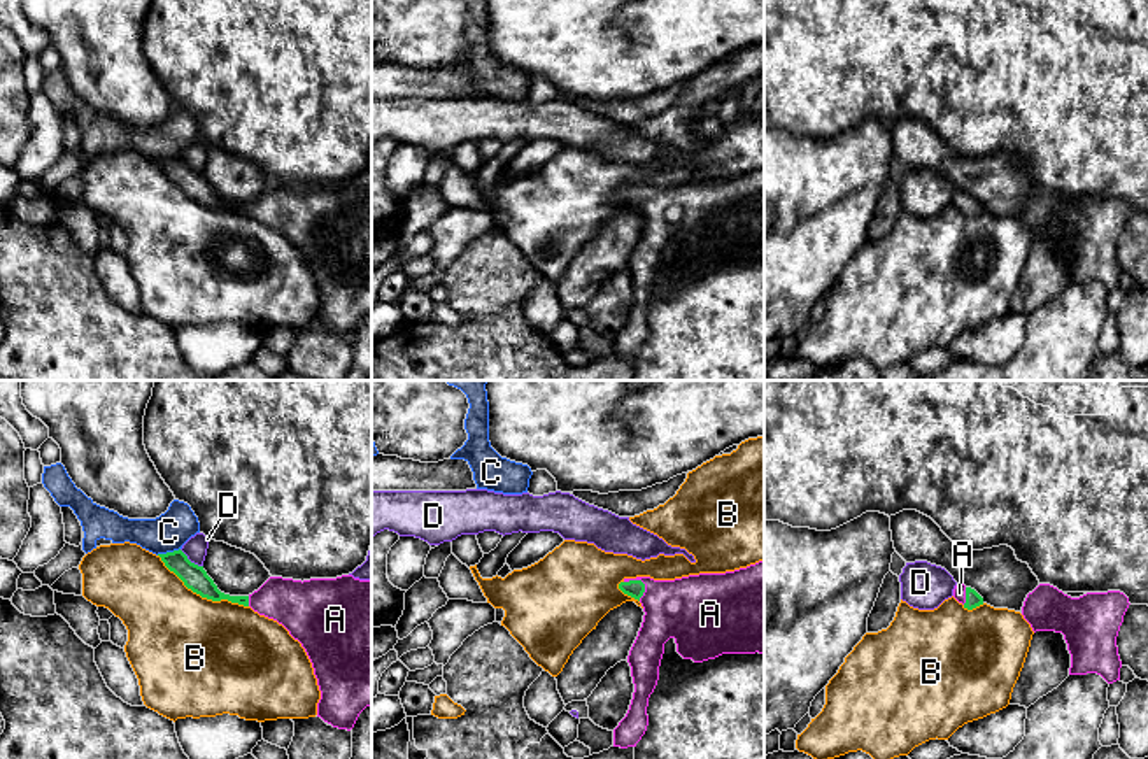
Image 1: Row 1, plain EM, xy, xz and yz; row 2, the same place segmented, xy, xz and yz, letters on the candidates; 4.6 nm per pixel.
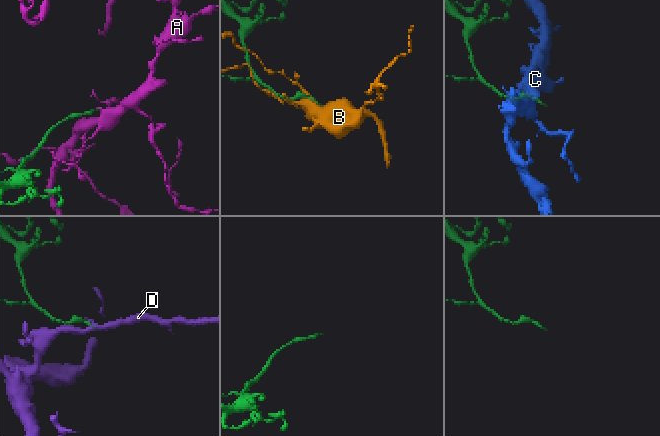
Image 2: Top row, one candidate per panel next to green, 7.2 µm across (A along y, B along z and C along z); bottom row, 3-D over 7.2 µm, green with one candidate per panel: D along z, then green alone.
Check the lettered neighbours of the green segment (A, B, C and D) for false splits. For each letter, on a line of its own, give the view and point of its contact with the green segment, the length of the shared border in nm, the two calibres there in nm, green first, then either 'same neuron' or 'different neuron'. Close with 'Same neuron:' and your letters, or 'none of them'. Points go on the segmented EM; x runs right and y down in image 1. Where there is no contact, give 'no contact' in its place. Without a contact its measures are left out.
A: meets green in xz at (642, 582); contact 120 nm long; 80 nm thick on the green side, 300 nm on the other; same neuron
B: meets green in xy at (202, 596); contact 480 nm long; 110 nm thick on the green side, 500 nm on the other; different neuron
C: meets green in xy at (167, 553); contact 120 nm long; 110 nm thick on the green side, 170 nm on the other; different neuron
D: meets green in xy at (190, 561); contact 140 nm long; 110 nm thick on the green side, 100 nm on the other; different neuron
Same neuron: A

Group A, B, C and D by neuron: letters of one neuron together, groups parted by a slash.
A / B / C / D

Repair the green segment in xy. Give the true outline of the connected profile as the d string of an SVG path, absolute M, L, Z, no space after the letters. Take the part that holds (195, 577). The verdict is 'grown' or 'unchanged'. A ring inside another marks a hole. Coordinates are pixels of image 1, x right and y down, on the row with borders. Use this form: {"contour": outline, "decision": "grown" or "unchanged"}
{"contour": "M181 549L158 556L188 589L202 598L251 606L259 615L282 624L301 643L312 663L321 691L317 717L338 729L354 727L359 713L372 705L372 580L352 575L303 582L270 577L249 596L230 596L221 592L203 566L191 563Z", "decision": "grown"}

